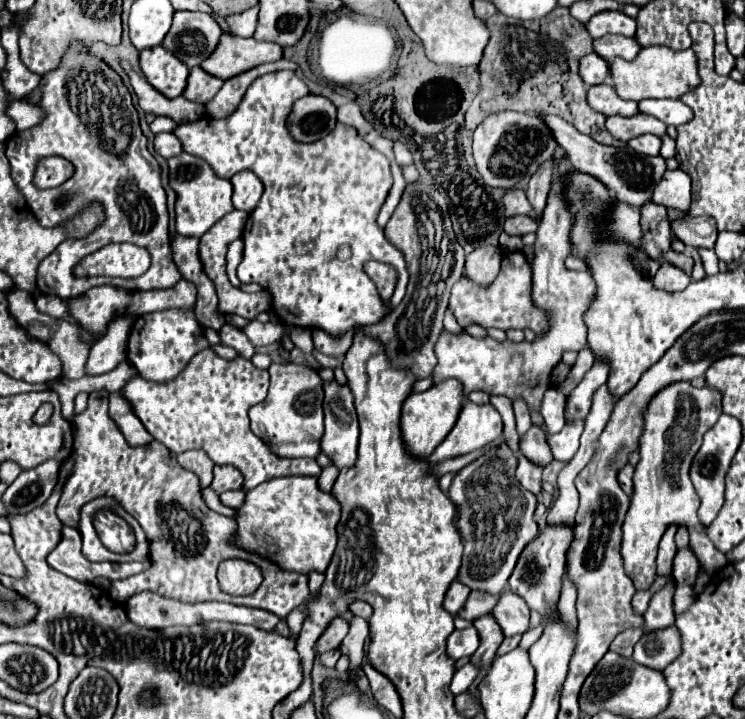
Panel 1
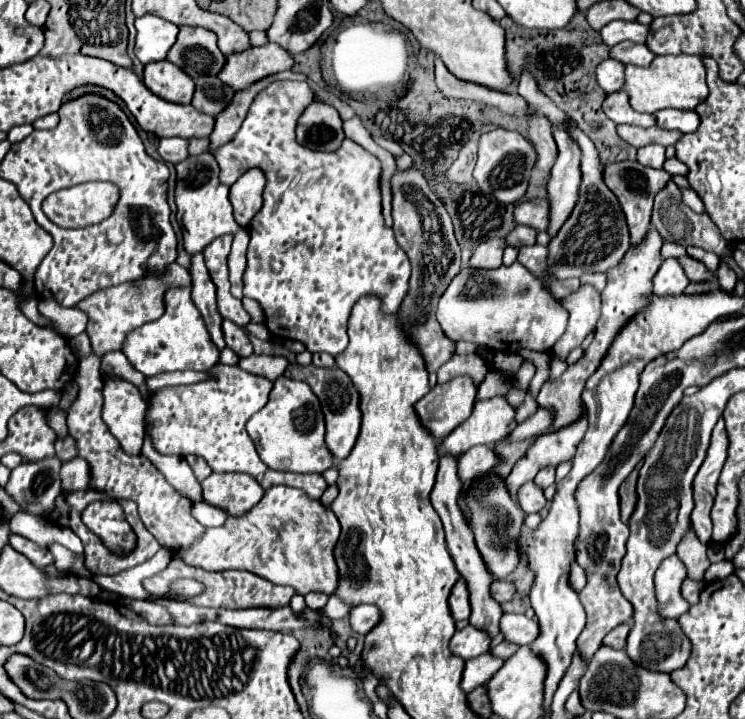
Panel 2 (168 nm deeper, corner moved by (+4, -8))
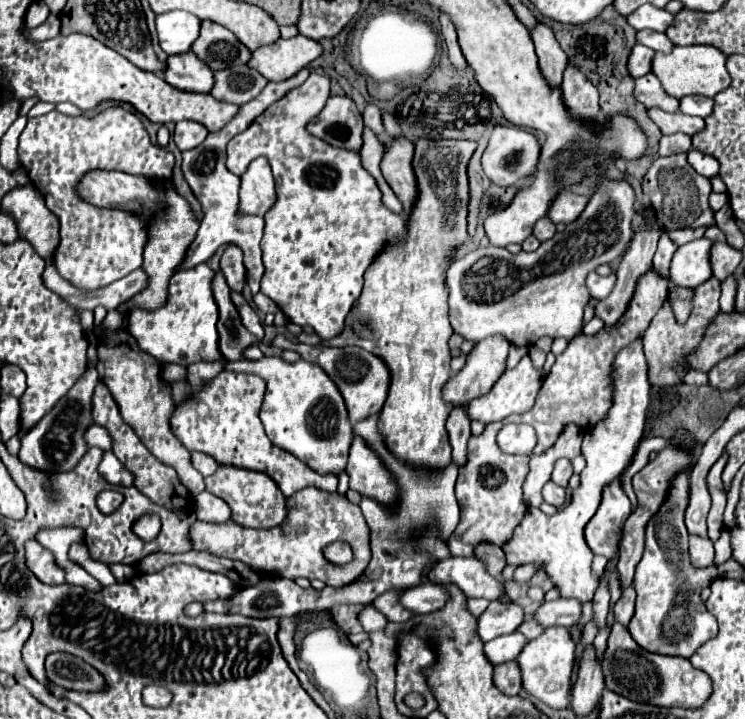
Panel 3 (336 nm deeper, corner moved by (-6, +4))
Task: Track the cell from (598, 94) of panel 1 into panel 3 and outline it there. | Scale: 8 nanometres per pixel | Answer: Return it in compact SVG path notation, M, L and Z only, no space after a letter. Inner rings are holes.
M646 74L636 80L634 96L638 100L642 100L642 104L646 108L656 106L656 108L662 108L664 112L678 112L678 106L680 106L680 102L676 98L666 94L666 90L662 88L662 84L658 82L658 78L654 74Z

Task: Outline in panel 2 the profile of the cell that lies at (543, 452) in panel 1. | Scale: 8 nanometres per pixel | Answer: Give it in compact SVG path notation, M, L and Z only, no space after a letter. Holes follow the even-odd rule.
M552 466L542 468L542 470L536 474L534 482L536 482L540 488L548 488L550 484L554 484L554 468L552 468Z

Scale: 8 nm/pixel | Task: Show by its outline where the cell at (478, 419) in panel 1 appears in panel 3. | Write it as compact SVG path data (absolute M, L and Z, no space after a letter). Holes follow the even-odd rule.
M524 356L518 366L506 370L500 380L492 386L492 390L480 398L474 398L470 404L468 404L468 414L472 420L480 420L484 424L490 424L490 422L498 422L498 420L504 420L506 416L510 414L522 414L526 410L530 410L534 406L534 400L542 388L542 380L544 380L544 372L534 368L530 356Z

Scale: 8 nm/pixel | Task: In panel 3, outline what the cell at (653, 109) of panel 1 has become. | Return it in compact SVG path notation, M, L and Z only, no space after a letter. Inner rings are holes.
M686 96L680 100L680 112L690 116L700 116L700 118L710 116L712 106L714 106L714 100L706 96Z

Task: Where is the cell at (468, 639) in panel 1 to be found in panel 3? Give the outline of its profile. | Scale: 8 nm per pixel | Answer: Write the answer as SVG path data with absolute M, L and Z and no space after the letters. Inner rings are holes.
M490 602L484 614L478 618L478 634L484 642L494 640L502 634L514 632L524 622L524 608L508 602Z

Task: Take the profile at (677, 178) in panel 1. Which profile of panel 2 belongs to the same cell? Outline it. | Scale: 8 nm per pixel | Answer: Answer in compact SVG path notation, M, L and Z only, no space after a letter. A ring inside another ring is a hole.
M680 188L680 192L682 192L682 202L684 202L690 210L694 210L694 212L704 212L704 204L702 204L702 200L696 196L696 192L694 192L692 188Z

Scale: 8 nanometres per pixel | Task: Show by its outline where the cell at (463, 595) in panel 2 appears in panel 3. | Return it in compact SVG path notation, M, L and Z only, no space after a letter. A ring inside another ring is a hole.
M446 558L440 560L428 574L432 584L454 584L468 598L500 600L506 590L504 586L488 574L486 566L478 558Z

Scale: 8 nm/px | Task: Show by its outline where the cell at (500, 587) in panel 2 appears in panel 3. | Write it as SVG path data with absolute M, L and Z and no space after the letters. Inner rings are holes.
M522 564L516 568L514 572L514 580L516 582L530 582L530 578L538 572L538 570L544 570L542 564Z

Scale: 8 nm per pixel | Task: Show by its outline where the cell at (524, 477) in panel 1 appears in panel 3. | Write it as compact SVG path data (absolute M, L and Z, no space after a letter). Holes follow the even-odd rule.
M550 482L550 484L546 484L546 488L542 490L542 496L544 496L544 500L546 500L548 504L560 508L560 506L564 506L564 502L566 502L566 488L556 486L554 482Z

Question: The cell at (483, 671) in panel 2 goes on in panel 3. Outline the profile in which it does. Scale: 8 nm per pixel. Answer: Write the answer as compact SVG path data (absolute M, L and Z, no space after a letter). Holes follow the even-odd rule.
M512 632L512 634L506 634L506 636L498 636L490 642L484 644L484 652L488 656L488 660L498 666L498 664L504 664L504 662L510 662L514 660L522 648L528 644L526 636L522 636L520 632Z

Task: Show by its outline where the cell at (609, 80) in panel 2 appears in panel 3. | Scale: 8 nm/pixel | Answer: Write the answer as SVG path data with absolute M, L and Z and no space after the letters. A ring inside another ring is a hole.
M642 44L634 46L634 52L630 54L630 76L640 78L646 76L648 72L652 72L652 58L654 58L654 50L646 48Z

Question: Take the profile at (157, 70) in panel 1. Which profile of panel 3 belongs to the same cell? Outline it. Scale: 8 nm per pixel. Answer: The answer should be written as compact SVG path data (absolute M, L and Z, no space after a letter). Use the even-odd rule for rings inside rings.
M194 52L170 56L164 80L170 86L186 92L210 92L214 86L212 70Z

